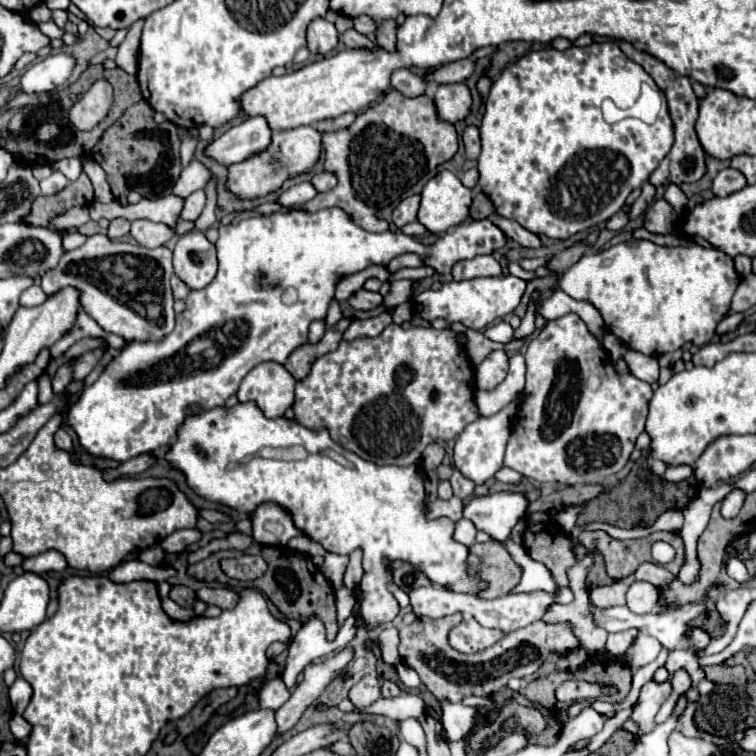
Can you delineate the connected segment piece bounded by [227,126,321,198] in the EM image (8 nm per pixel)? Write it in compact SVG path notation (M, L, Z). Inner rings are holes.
M297 126L291 130L279 130L273 134L273 142L269 150L229 166L229 182L227 188L239 198L257 198L277 190L285 178L311 170L321 152L321 134L313 126Z

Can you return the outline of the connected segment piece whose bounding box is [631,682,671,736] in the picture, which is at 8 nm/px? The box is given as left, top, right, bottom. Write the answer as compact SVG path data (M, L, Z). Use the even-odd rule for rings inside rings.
M647 682L641 688L639 704L635 706L633 716L631 716L639 724L639 736L653 730L653 716L657 714L657 710L661 708L661 704L665 702L669 694L671 694L671 682L665 682L665 684Z

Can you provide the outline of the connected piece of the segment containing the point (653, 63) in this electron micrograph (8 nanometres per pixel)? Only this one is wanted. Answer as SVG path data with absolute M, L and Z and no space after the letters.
M619 42L619 48L623 50L623 54L627 58L631 58L637 64L641 64L641 68L657 82L657 86L661 86L661 90L667 96L671 118L673 118L673 124L675 124L675 144L673 144L671 152L663 158L659 168L651 174L649 182L653 182L653 186L667 186L667 184L677 184L679 186L683 182L691 184L691 182L701 180L703 174L707 172L707 168L705 168L705 152L703 152L703 148L701 148L701 144L697 140L697 134L695 134L695 120L697 120L697 106L699 104L697 104L697 96L695 96L695 92L691 88L689 78L677 76L661 60L653 58L651 54L635 50L633 46L629 46L629 42Z

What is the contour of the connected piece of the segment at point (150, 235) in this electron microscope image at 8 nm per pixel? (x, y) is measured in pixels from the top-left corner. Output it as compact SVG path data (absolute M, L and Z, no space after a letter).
M133 220L129 234L137 240L139 246L157 248L173 238L175 228L161 223L149 222L149 220Z

